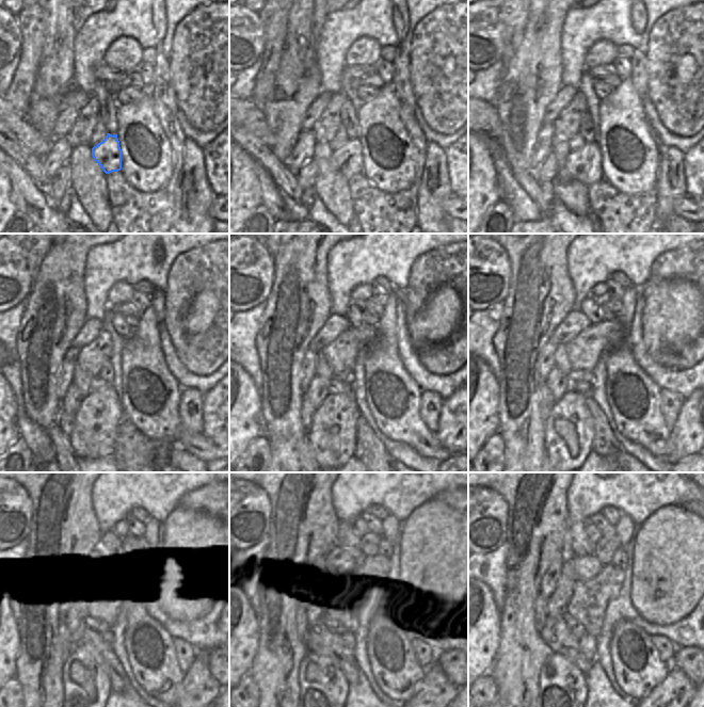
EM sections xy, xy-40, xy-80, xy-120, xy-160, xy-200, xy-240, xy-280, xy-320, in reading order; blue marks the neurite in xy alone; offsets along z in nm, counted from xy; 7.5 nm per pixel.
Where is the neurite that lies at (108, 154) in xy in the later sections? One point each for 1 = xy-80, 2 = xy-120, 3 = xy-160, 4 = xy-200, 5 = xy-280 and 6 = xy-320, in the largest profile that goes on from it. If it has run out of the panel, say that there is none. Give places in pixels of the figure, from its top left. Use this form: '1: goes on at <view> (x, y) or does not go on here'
1: goes on at xy-80 (585, 164)
2: goes on at xy-120 (93, 434)
3: goes on at xy-160 (333, 433)
4: goes on at xy-200 (572, 407)
5: goes on at xy-280 (323, 687)
6: goes on at xy-320 (562, 686)

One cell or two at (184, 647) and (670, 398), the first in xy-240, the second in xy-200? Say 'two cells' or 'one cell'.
one cell

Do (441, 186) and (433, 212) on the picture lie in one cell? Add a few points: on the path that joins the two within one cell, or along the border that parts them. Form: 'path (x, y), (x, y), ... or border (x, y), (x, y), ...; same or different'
path (434, 192), (433, 206); same

